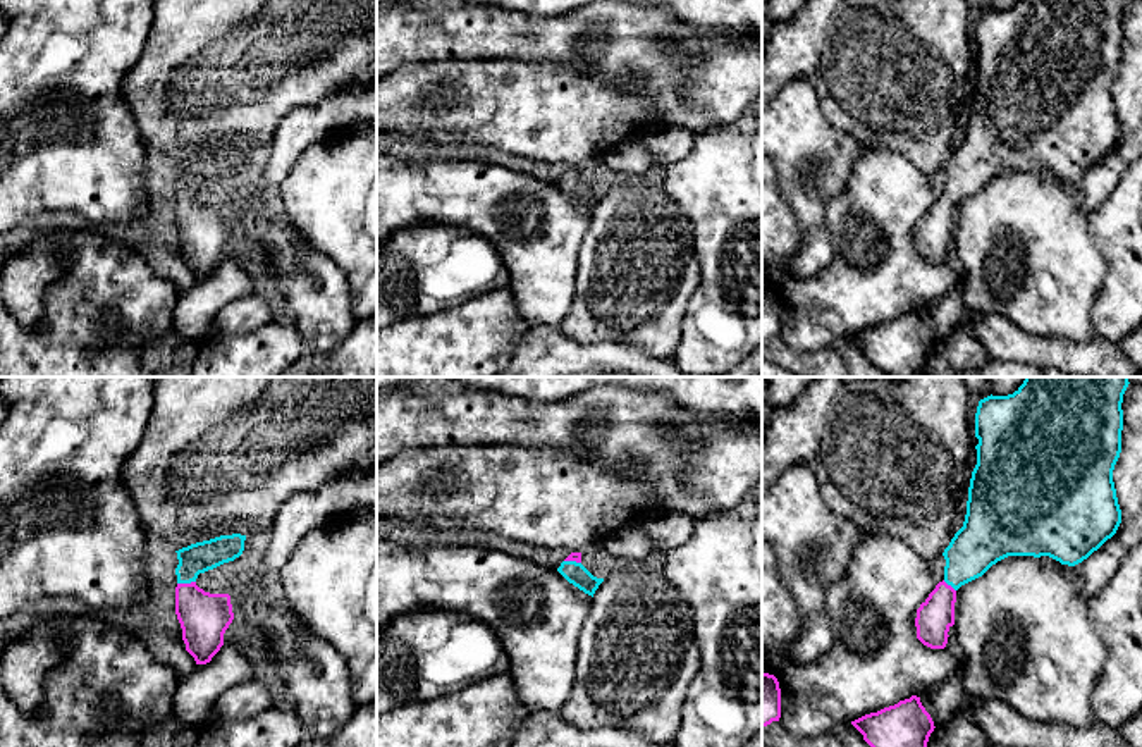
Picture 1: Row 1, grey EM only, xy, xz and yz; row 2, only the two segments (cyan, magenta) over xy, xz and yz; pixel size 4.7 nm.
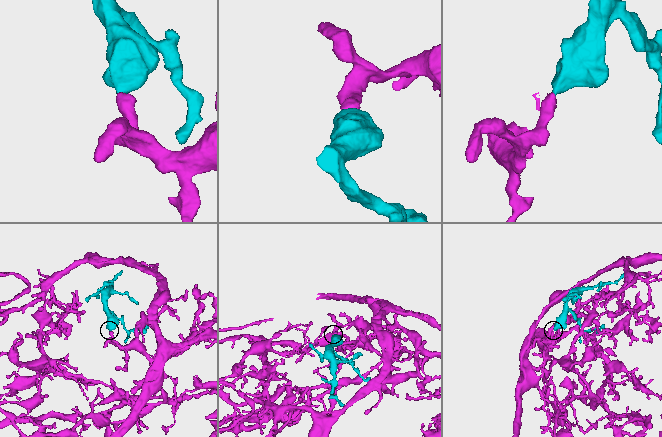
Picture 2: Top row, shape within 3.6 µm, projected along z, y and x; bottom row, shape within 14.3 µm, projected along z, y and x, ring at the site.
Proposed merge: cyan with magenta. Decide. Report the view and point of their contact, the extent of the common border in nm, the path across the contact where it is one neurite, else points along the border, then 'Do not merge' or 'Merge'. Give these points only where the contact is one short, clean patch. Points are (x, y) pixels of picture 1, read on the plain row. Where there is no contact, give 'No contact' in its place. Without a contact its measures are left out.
Touches cyan at xy (186, 197). Shared border 90 nm. Path across: xy (202, 171), (186, 186), (186, 197), (186, 207), (203, 231). Merge

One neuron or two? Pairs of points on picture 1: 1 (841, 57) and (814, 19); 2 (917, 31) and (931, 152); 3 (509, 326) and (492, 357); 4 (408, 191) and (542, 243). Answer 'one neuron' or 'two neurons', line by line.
1: two neurons
2: one neuron
3: one neuron
4: one neuron

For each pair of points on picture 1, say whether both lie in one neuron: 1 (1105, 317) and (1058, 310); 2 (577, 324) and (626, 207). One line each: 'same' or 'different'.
1: different
2: same

